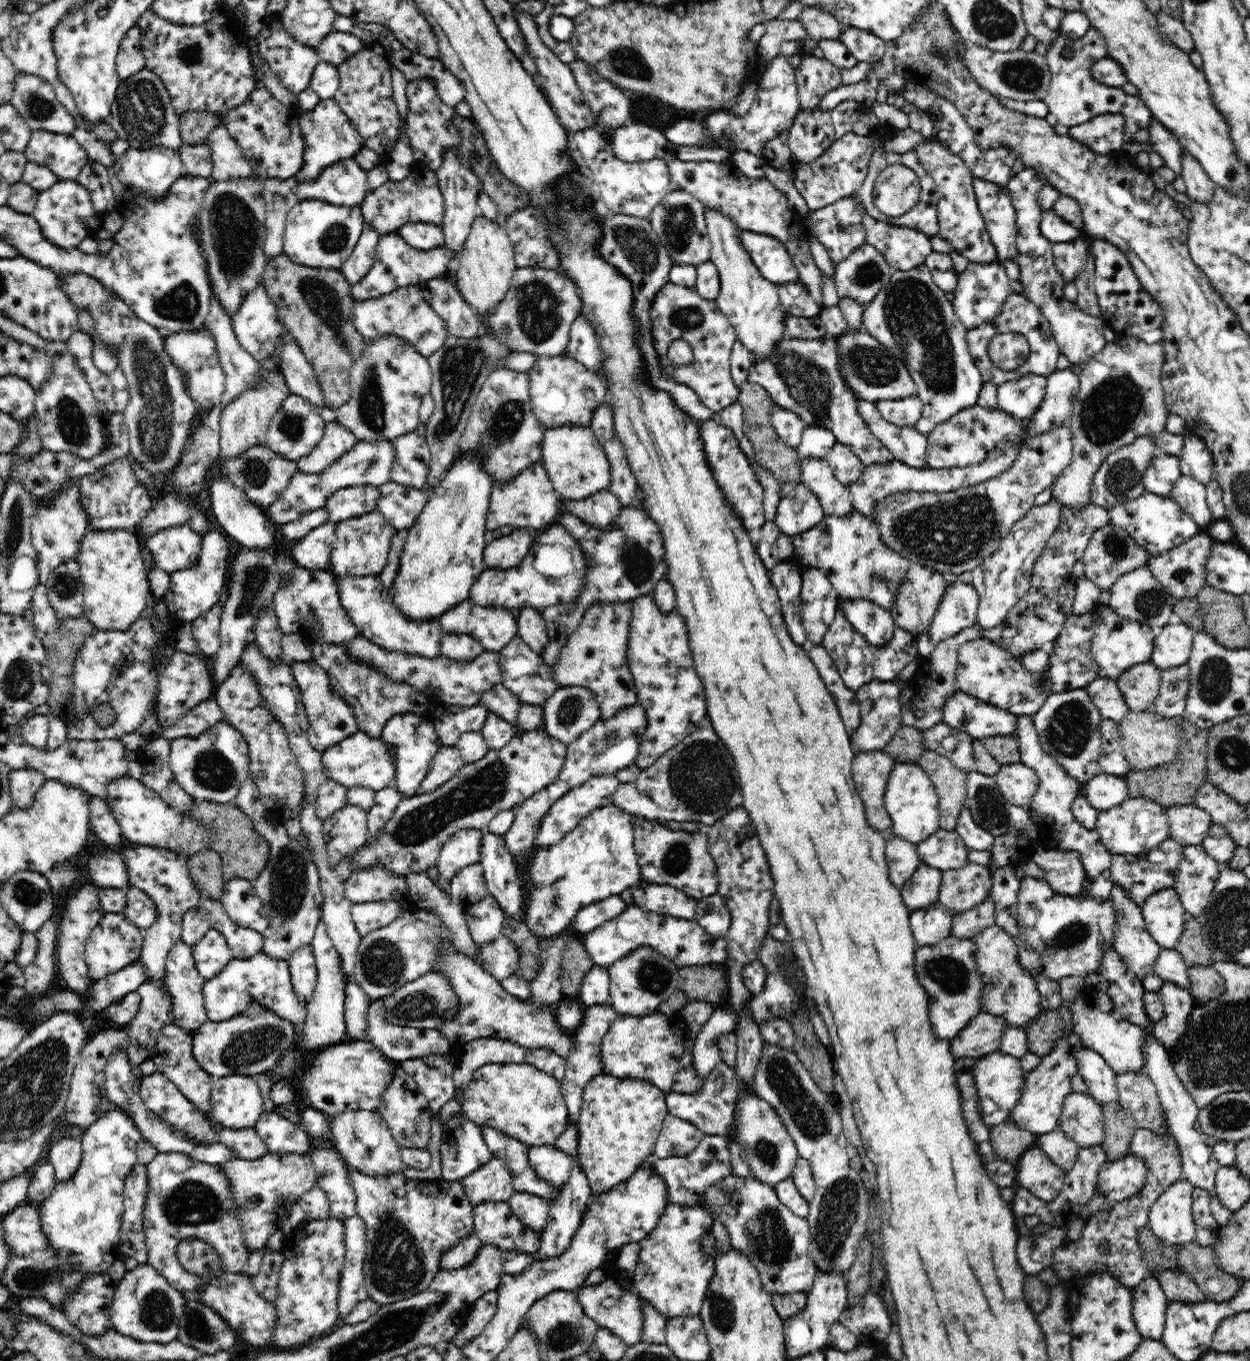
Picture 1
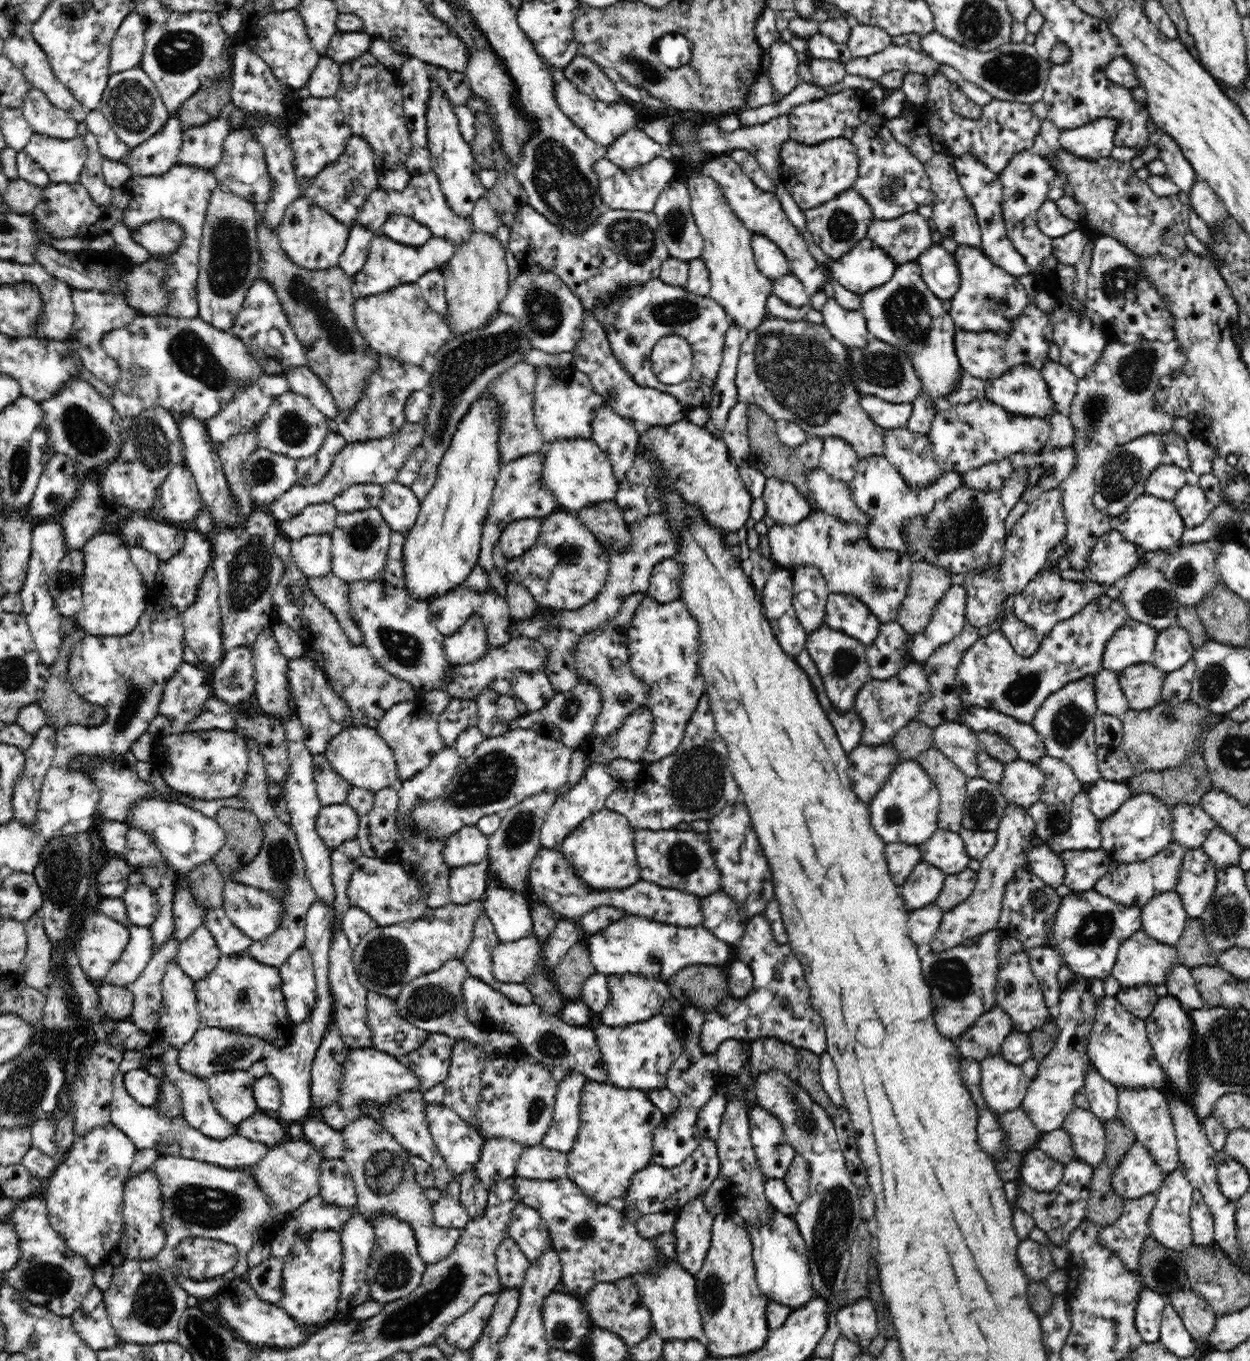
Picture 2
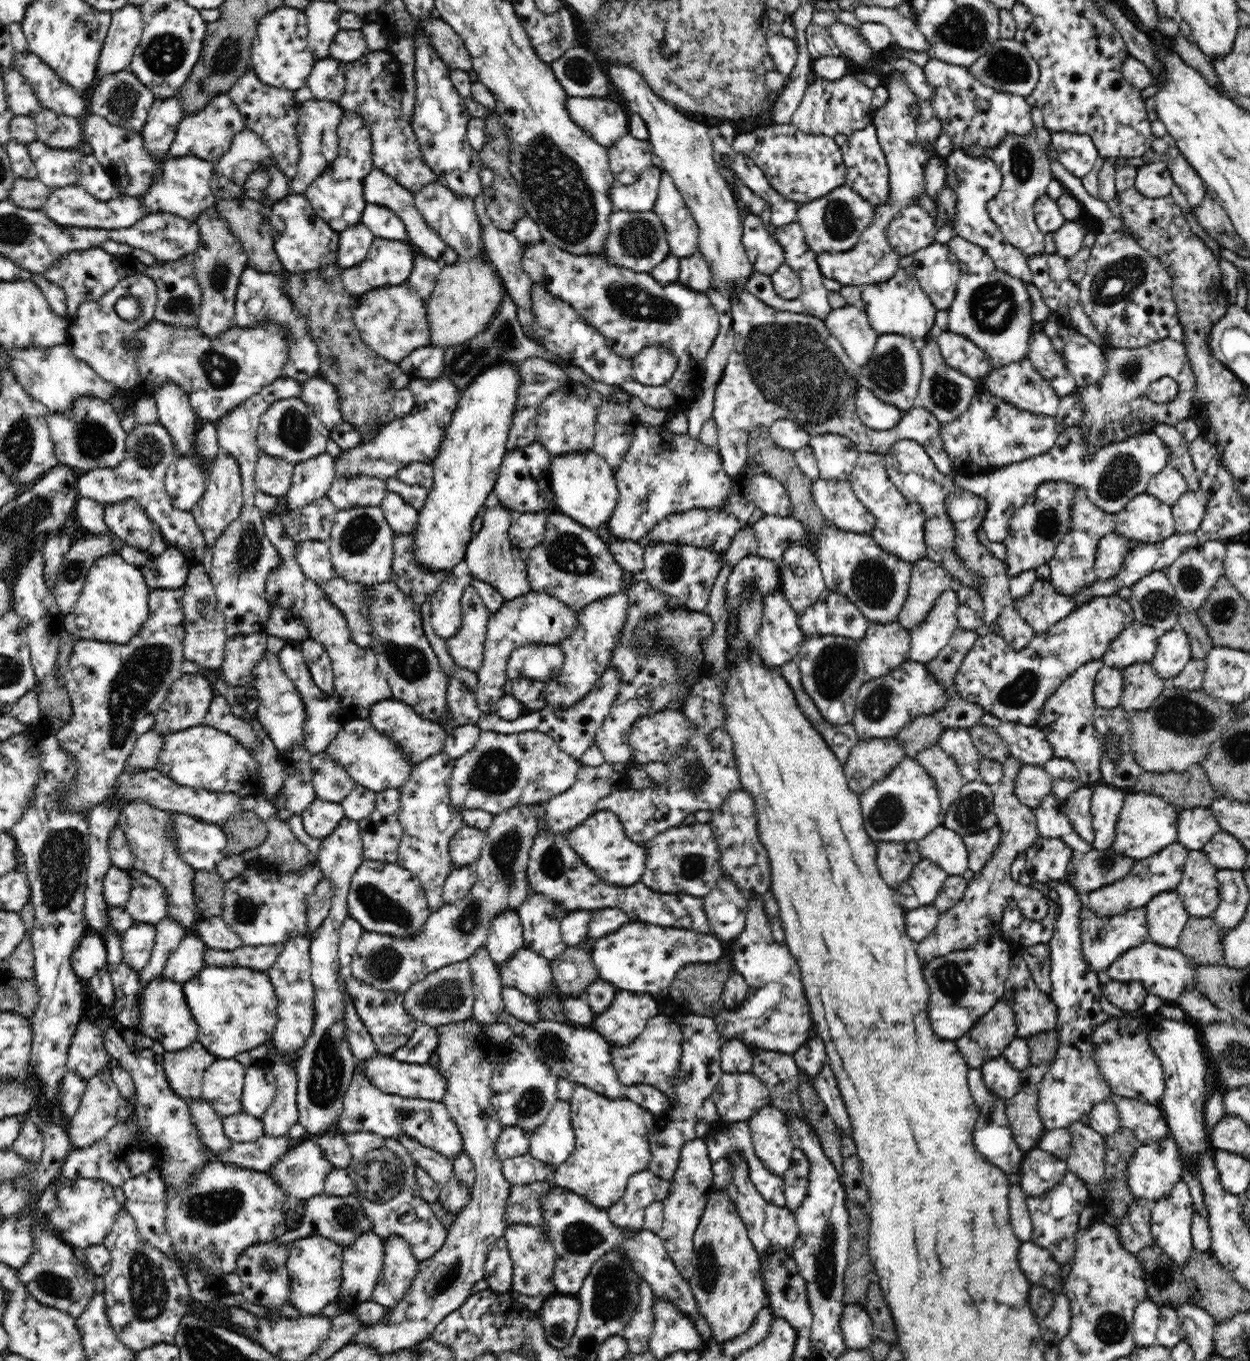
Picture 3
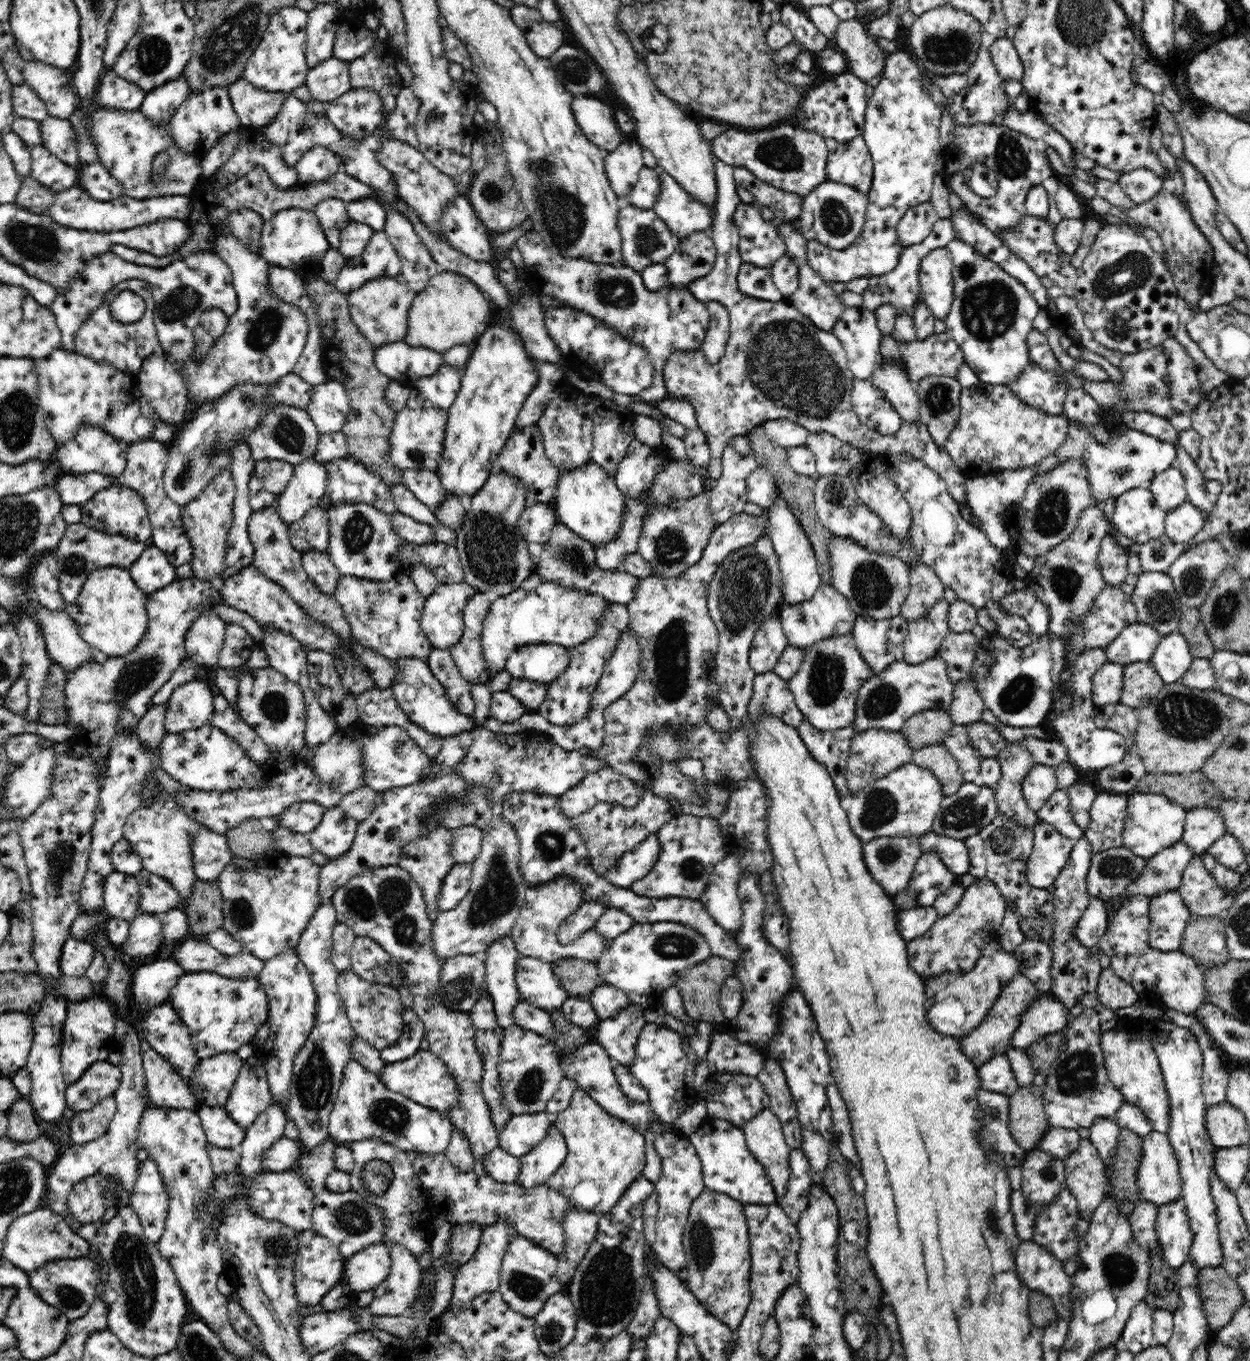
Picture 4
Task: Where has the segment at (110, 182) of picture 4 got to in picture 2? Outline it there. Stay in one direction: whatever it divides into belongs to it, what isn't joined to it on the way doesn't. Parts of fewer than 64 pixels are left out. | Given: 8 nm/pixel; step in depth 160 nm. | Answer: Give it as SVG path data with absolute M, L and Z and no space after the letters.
M87 132L82 138L88 148L88 157L83 165L78 183L87 189L96 205L108 205L112 201L110 193L113 189L104 182L102 174L104 159L98 149L98 139L92 132Z

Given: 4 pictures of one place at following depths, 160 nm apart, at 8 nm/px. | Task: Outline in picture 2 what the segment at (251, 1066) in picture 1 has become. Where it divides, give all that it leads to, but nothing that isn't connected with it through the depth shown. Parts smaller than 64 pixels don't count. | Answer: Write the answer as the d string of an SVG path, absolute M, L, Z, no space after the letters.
M202 1025L196 1034L179 1048L176 1063L180 1071L205 1080L208 1076L224 1070L249 1070L256 1060L263 1060L263 1046L262 1039Z

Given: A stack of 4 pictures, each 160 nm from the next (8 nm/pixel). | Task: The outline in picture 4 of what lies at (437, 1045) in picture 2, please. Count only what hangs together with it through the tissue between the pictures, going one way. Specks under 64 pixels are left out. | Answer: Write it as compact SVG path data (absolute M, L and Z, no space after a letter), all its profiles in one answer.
M406 1008L402 1012L402 1018L404 1021L402 1034L394 1044L390 1044L390 1046L386 1046L384 1050L380 1051L380 1058L385 1063L393 1063L412 1056L420 1048L422 1038L425 1038L424 1025L414 1009Z

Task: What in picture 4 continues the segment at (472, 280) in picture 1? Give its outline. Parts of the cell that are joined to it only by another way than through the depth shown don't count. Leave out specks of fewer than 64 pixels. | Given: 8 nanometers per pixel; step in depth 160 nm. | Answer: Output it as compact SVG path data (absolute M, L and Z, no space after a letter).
M441 270L428 282L424 290L412 298L408 310L408 332L402 341L412 347L422 347L442 354L453 346L472 343L472 340L484 330L484 324L488 324L493 318L490 310L490 300L470 280L460 274Z

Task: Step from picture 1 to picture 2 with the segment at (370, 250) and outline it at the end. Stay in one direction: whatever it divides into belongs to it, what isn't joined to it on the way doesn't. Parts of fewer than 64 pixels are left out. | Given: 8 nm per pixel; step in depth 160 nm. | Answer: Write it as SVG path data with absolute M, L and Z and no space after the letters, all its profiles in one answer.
M354 224L348 233L346 246L340 254L339 267L346 275L353 277L360 273L368 258L369 246L377 233L368 227Z

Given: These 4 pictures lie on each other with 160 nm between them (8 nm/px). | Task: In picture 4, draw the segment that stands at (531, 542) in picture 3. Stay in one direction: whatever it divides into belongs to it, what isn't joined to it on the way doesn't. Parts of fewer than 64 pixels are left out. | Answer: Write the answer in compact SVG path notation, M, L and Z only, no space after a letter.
M528 503L519 520L520 532L528 542L547 543L557 525L552 503Z

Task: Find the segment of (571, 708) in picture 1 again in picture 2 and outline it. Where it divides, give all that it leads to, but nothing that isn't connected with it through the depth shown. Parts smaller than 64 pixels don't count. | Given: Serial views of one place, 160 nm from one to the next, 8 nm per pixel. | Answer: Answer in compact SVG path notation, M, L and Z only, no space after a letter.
M585 682L576 686L572 692L555 694L540 710L529 711L508 723L508 729L532 729L546 738L560 741L564 746L574 750L593 736L596 719L602 710L602 693L596 685Z

